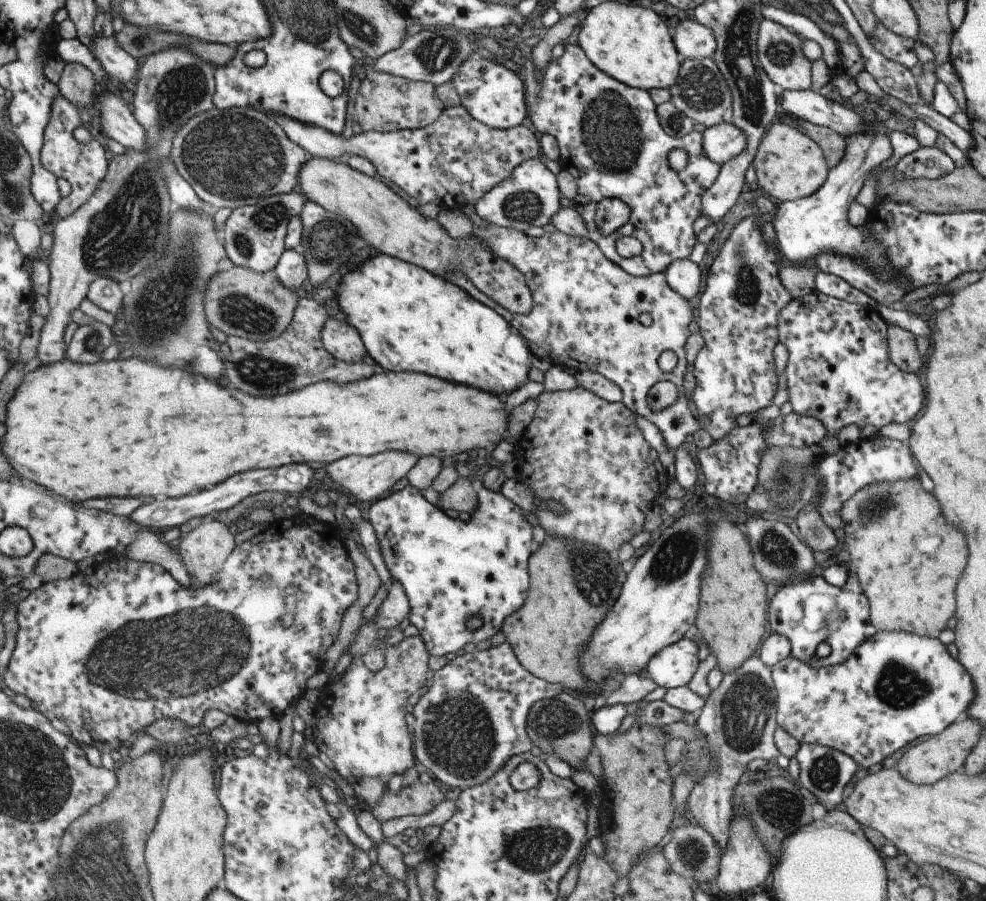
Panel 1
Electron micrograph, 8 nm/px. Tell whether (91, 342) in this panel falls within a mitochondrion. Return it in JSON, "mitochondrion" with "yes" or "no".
{"mitochondrion":"yes"}

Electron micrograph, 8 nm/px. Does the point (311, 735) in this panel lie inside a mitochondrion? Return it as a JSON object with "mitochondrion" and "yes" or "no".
{"mitochondrion":"no"}

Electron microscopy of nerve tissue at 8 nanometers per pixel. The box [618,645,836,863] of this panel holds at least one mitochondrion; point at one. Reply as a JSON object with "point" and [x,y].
{"point":[746,706]}

